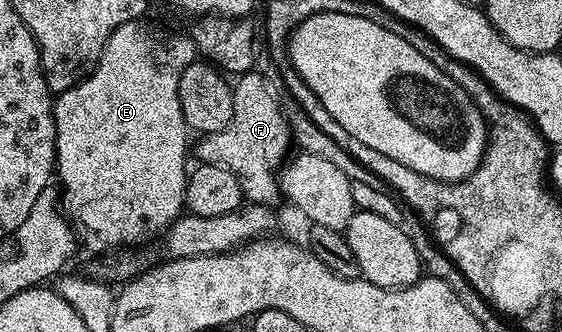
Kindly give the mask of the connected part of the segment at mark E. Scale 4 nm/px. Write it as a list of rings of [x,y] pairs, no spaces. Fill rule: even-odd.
[[[146,19],[129,21],[116,31],[108,39],[108,43],[102,48],[102,54],[98,56],[98,63],[85,74],[73,87],[64,90],[53,98],[54,103],[54,167],[56,181],[60,186],[60,204],[66,220],[70,222],[77,240],[82,241],[94,252],[94,255],[102,255],[107,251],[118,251],[123,247],[142,247],[145,241],[150,241],[154,236],[165,234],[166,230],[183,216],[186,203],[186,179],[188,176],[188,164],[186,165],[186,125],[184,111],[181,110],[180,79],[182,73],[190,64],[196,61],[199,51],[194,46],[194,40],[189,35],[182,37],[178,33],[165,33],[154,25],[149,25]]]

